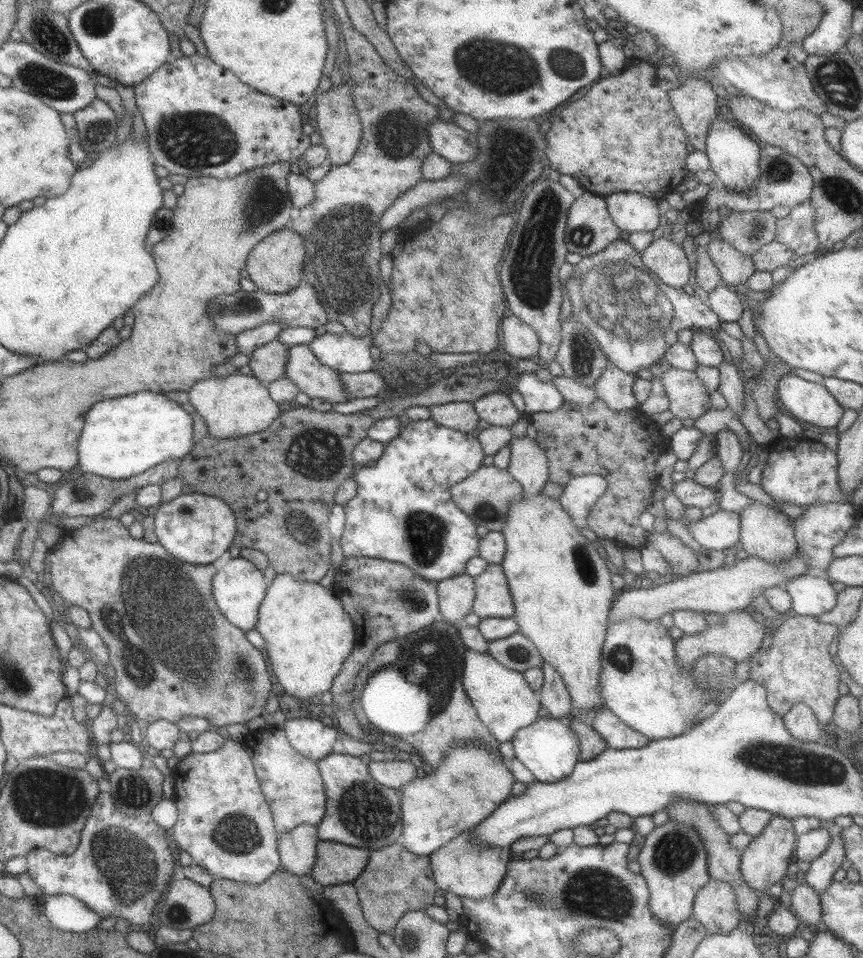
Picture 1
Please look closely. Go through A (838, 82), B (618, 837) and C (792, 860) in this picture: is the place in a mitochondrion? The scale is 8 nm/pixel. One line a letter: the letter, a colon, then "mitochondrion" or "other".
A: mitochondrion
B: other
C: other

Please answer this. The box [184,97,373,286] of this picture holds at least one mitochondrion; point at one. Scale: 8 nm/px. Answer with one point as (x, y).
(266, 197)

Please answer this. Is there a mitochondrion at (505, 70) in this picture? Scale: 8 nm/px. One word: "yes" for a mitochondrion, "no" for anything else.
yes

